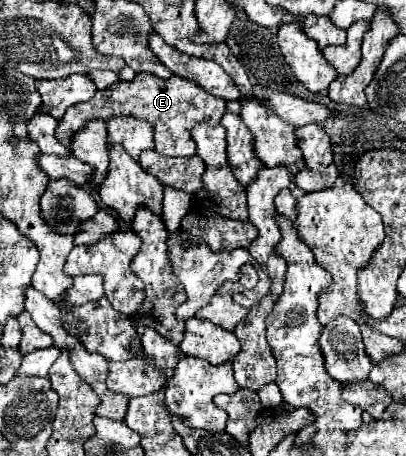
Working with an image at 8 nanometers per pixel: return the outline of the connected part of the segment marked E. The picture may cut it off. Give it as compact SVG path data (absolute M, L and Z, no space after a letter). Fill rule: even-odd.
M138 73L134 81L118 81L110 85L110 89L102 89L102 91L98 89L90 101L72 105L58 121L56 137L58 141L62 141L62 145L68 145L68 151L72 151L70 137L74 137L74 133L82 129L82 125L86 125L90 117L102 117L102 121L108 121L118 113L130 113L132 117L150 121L150 125L154 127L154 145L160 155L190 157L196 153L196 143L192 141L190 135L192 127L196 123L218 125L224 111L226 111L226 101L222 101L222 97L214 97L206 93L194 81L186 81L178 75L172 75L168 81L160 81L150 73Z

